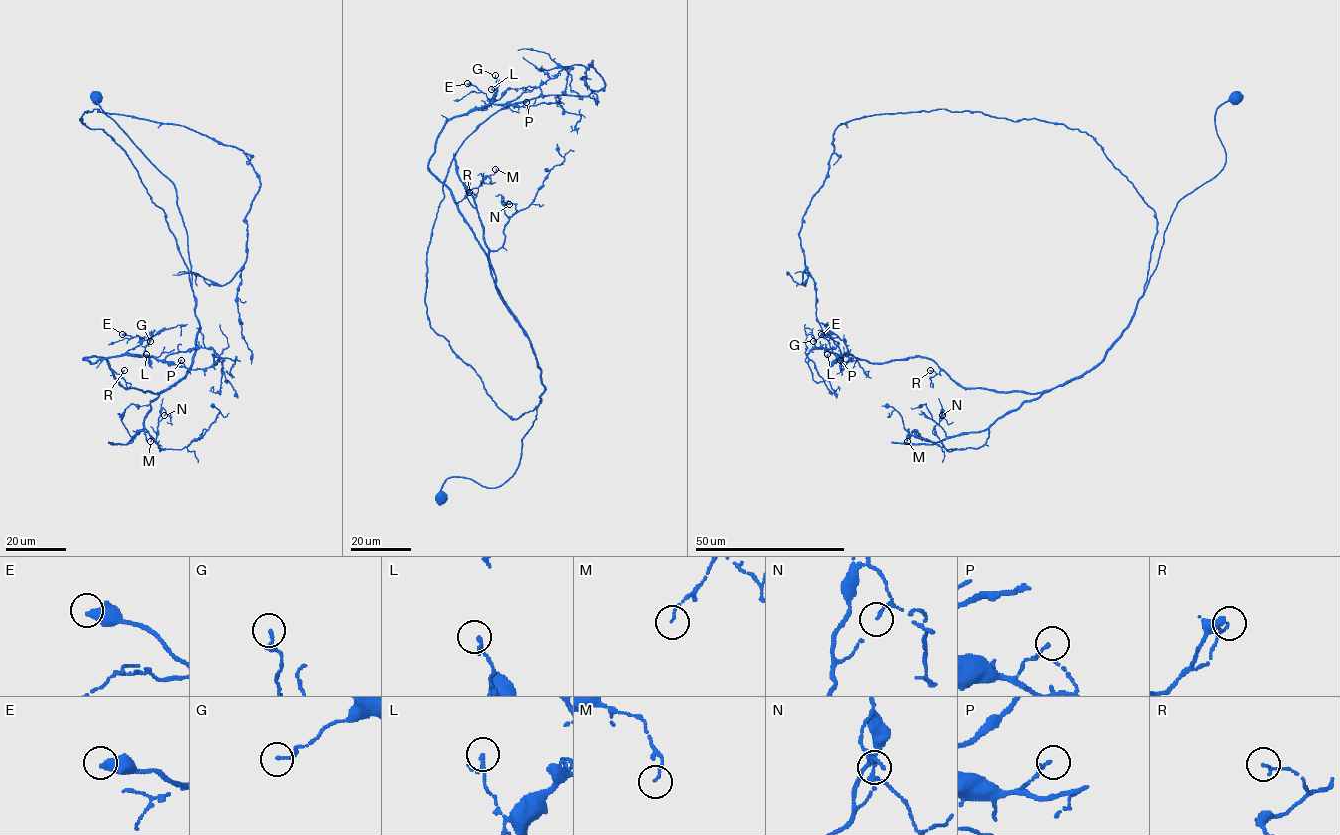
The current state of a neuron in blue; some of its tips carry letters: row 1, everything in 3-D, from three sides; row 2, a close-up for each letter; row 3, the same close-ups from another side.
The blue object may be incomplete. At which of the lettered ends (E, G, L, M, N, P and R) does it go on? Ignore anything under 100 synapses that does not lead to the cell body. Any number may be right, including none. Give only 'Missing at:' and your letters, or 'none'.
Missing at: none

